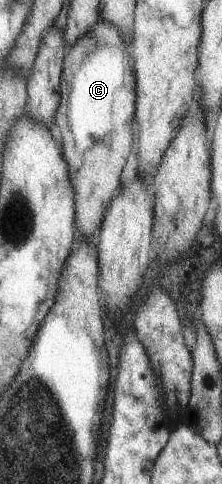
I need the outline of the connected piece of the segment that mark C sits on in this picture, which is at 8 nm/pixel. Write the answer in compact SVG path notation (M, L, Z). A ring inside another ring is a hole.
M100 18L66 50L63 59L54 129L73 189L74 225L82 240L90 240L96 228L99 229L110 200L120 188L118 176L132 149L130 125L134 115L135 80L129 64L129 47L119 31Z

